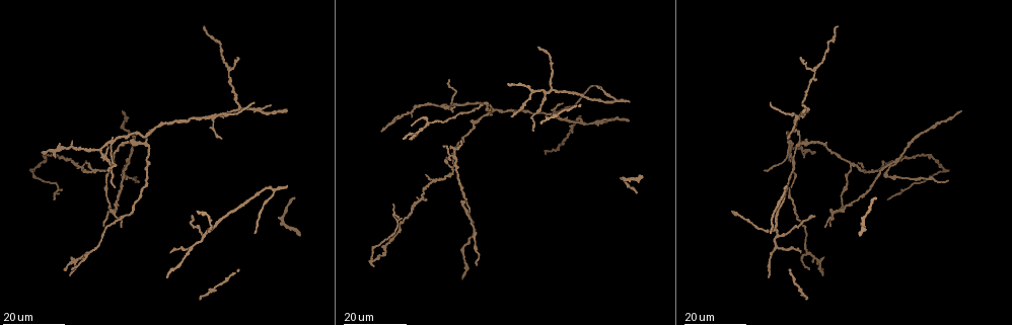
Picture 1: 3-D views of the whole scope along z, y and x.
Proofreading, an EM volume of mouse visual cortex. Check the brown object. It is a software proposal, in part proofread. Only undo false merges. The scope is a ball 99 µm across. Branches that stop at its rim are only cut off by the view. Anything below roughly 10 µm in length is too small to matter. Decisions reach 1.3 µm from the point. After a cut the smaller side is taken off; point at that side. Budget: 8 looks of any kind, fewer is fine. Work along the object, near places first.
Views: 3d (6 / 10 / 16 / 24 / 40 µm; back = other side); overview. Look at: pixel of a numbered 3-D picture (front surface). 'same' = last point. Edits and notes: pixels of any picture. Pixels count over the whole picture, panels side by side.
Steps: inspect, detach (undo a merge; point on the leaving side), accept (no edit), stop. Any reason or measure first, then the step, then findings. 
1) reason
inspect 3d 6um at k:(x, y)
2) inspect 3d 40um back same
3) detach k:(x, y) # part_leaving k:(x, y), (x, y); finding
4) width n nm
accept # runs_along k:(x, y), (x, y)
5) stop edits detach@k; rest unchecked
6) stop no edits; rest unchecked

branch point
inspect 3d 24um at 1:(495, 109)

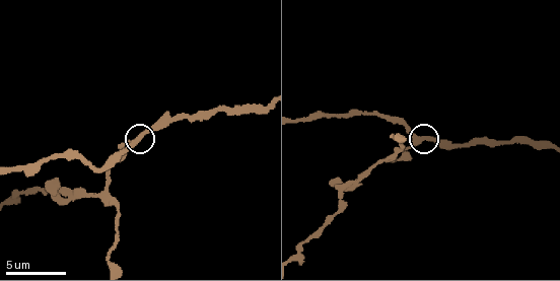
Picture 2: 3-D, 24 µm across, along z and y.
inspect 3d 10um at 2:(419, 136)

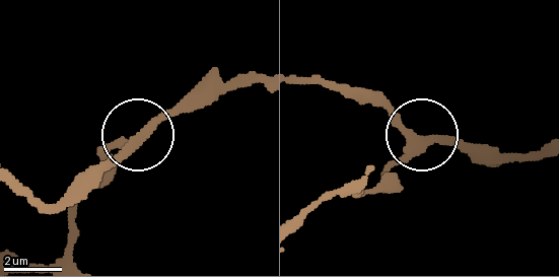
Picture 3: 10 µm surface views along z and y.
accept # continuous, no second cell

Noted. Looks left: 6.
inspect 3d 24um at 1:(795, 214)

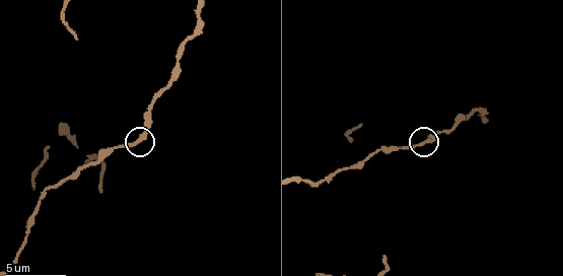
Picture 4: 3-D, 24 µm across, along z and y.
inspect 3d 10um at 4:(428, 142)

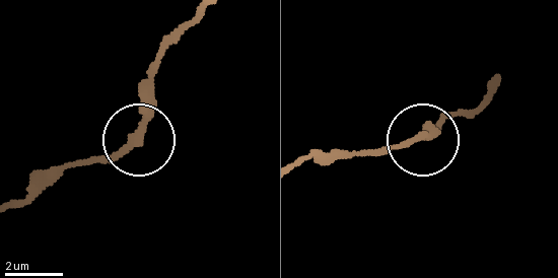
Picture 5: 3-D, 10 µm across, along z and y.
accept # runs_along 5:(199, 16), (152, 74), (145, 132), (56, 174); all the same cell

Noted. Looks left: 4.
two arms in line, one across
inspect 3d 10um at 2:(101, 194)

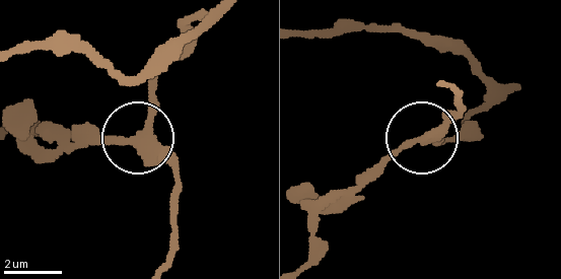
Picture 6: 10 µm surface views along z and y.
accept # all the same cell

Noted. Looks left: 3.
arms part here
inspect 3d 16um at 1:(99, 150)

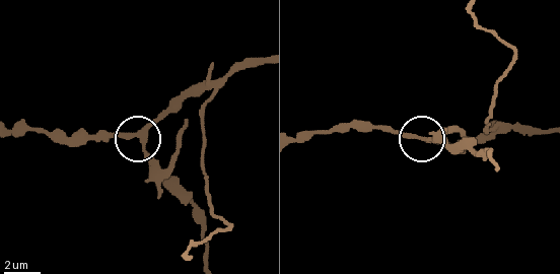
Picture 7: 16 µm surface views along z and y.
inspect 3d 10um at 7:(144, 142)

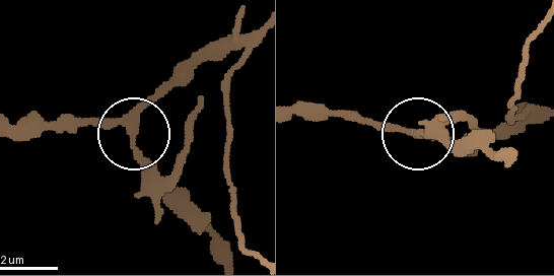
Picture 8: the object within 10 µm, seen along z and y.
width 210 nm
accept # all the same cell

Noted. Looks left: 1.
stop no edits; rest unchecked

